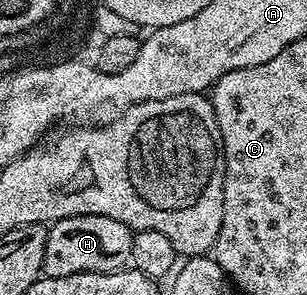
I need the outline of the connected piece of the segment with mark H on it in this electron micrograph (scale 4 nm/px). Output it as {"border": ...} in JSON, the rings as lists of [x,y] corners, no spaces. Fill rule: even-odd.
{"border":[[[77,215],[54,222],[47,230],[47,246],[43,256],[43,273],[49,277],[64,277],[78,273],[115,273],[131,260],[132,230],[117,219],[105,219],[101,215]]]}

